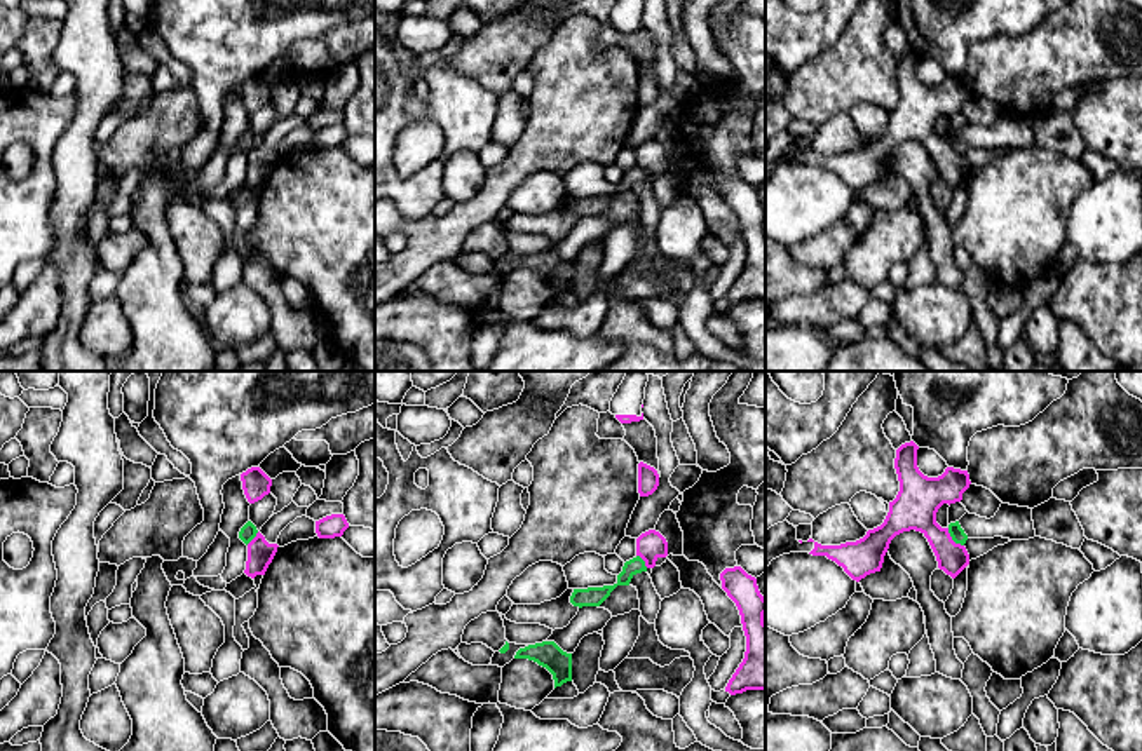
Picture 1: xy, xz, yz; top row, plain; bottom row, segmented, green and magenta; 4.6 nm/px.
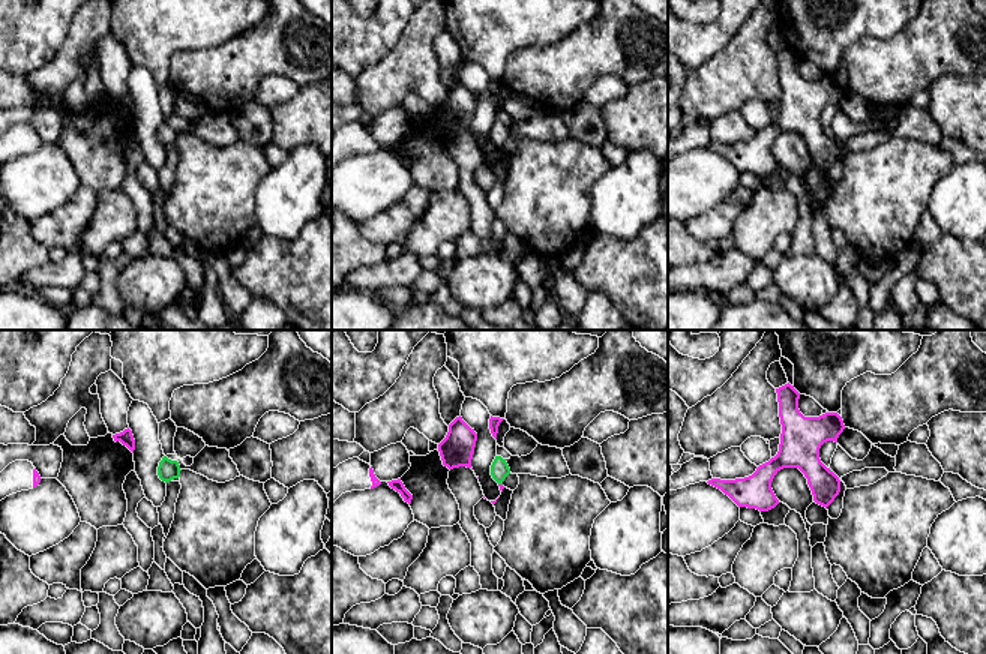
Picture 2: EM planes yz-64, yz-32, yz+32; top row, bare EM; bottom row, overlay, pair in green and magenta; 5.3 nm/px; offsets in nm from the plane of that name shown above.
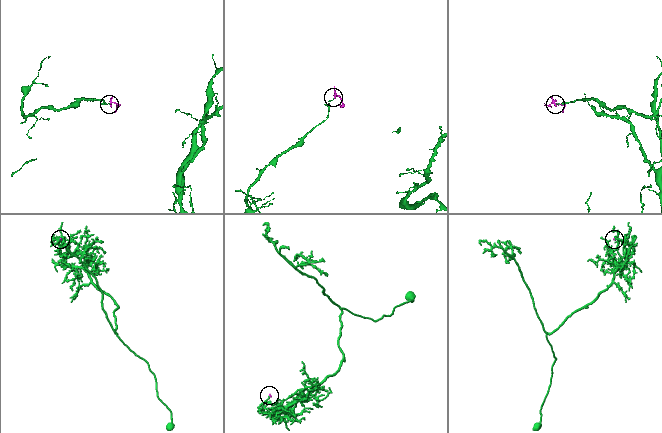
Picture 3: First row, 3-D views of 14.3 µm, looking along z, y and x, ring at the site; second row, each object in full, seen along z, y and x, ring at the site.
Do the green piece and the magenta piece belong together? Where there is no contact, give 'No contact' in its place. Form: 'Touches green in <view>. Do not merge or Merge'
Touches green in yz. Do not merge

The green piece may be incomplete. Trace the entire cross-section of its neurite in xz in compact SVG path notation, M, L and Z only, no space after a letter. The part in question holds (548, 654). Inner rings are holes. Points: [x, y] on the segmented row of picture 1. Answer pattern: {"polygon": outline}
{"polygon": "M554 641L520 648L514 659L528 659L546 667L553 674L554 688L572 681L572 653L563 652Z"}

